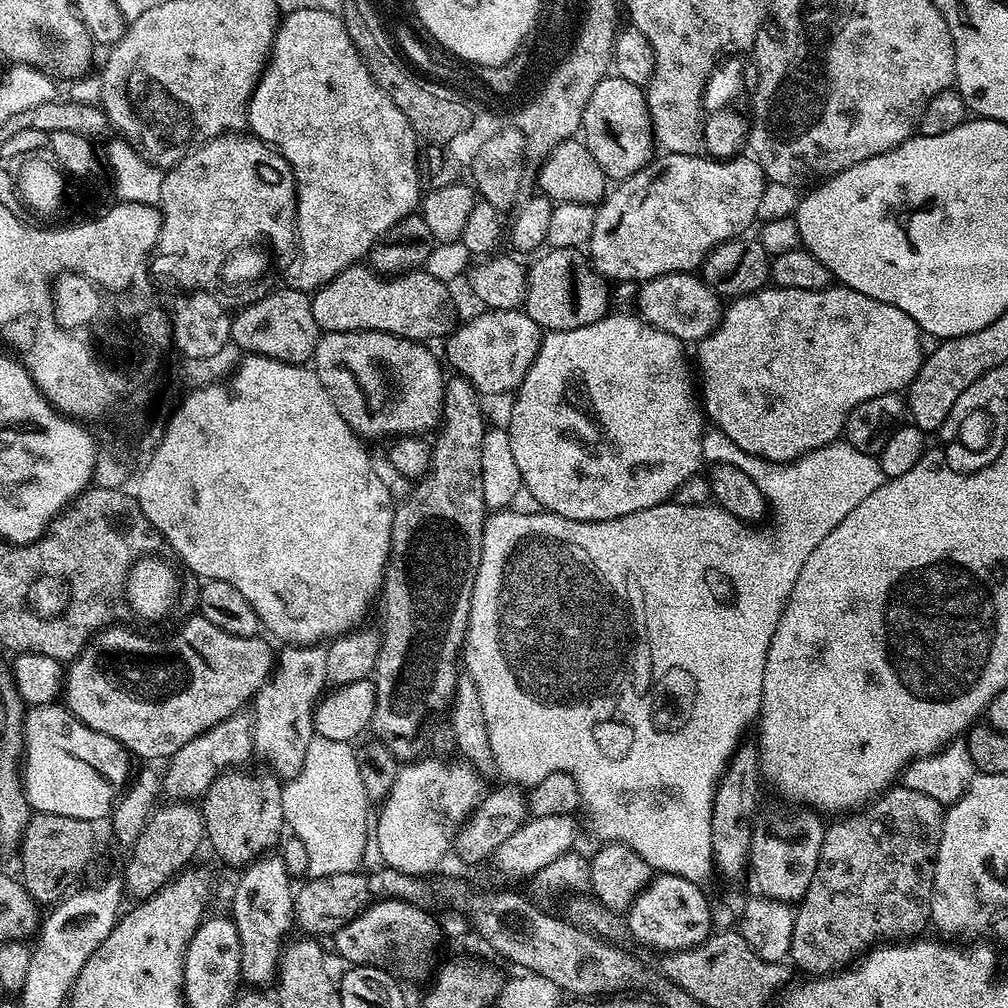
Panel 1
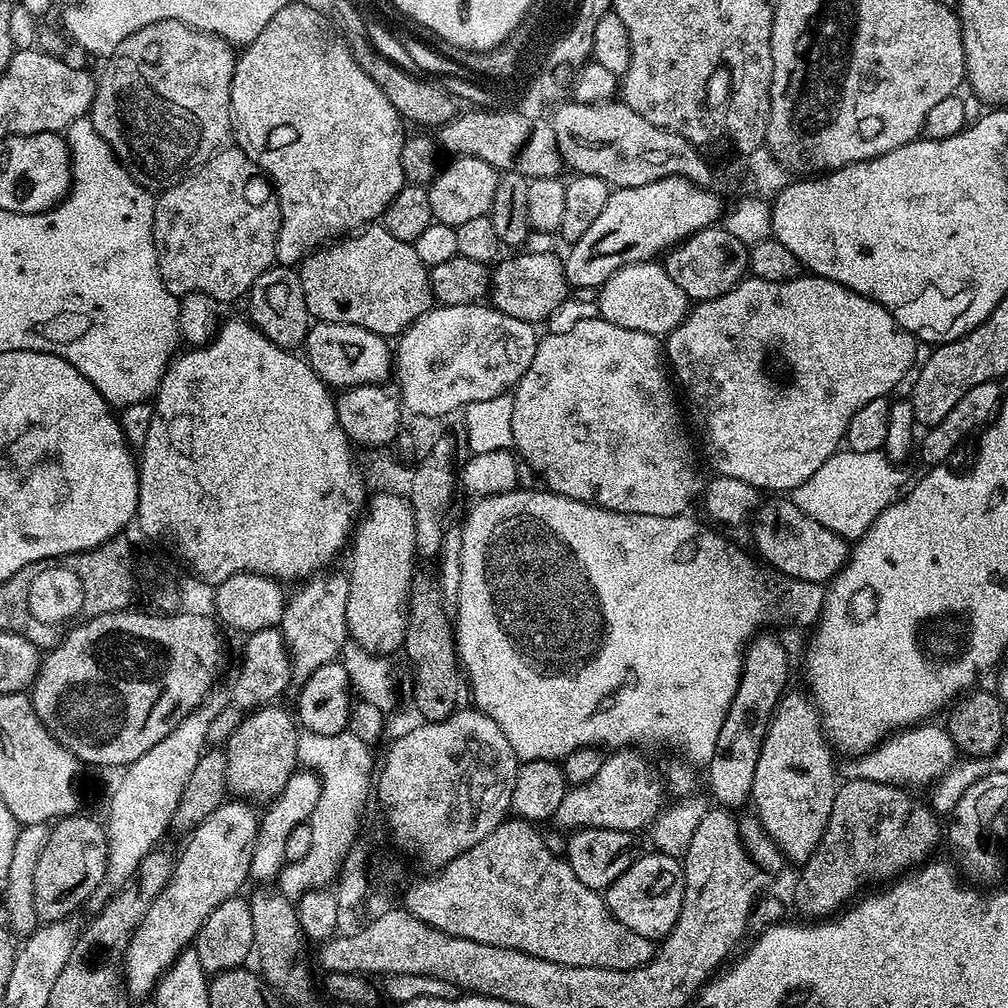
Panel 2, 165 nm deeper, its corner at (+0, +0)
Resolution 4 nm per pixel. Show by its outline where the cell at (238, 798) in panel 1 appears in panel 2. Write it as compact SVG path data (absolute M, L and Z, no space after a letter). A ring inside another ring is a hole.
M265 706L249 711L226 741L226 782L229 793L245 802L264 806L276 799L292 773L297 771L298 731L293 713L281 706Z

